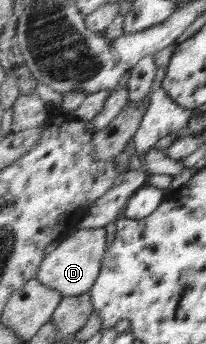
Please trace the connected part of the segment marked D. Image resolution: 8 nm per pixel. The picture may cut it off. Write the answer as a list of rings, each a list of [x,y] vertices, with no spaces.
[[[107,228],[79,229],[72,237],[65,236],[59,247],[47,255],[38,280],[44,285],[60,291],[64,297],[91,293],[103,271],[111,232]]]

